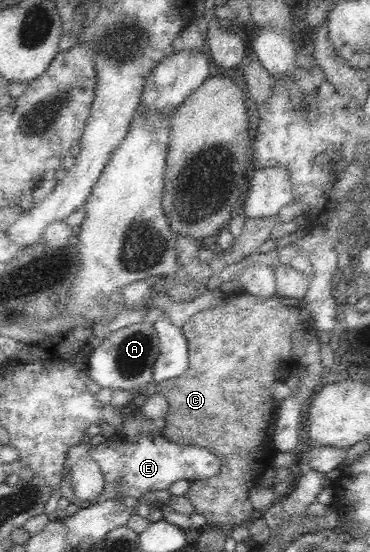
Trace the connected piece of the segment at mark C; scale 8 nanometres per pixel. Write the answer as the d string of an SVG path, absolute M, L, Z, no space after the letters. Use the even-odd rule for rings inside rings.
M242 292L236 295L225 295L224 301L216 307L210 307L210 309L202 309L189 317L184 325L183 334L186 336L188 349L189 349L189 365L188 369L184 371L182 375L178 375L174 379L168 379L166 382L158 383L156 385L157 393L162 395L168 400L168 416L165 418L165 427L161 432L161 436L165 439L171 440L173 443L186 444L196 447L204 447L209 451L212 451L221 462L220 472L216 476L210 479L200 479L200 481L190 481L190 489L185 494L186 498L190 501L190 504L195 508L195 513L204 515L206 521L210 523L218 523L218 525L245 525L249 524L256 515L252 503L248 498L248 491L251 487L255 487L259 482L262 473L266 471L266 468L273 467L270 463L273 463L274 457L277 455L277 451L274 446L274 415L276 415L276 405L272 401L272 391L270 391L270 385L274 381L282 381L286 375L297 370L298 363L292 361L293 349L292 340L301 334L304 330L311 329L308 323L304 322L304 319L311 315L311 305L307 302L305 297L302 299L290 299L288 297L256 297L249 293Z

